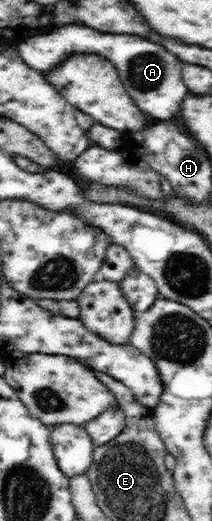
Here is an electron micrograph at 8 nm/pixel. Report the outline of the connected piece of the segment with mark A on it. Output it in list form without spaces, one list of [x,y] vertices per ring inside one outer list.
[[[74,23],[55,27],[47,34],[29,37],[17,44],[17,50],[23,62],[43,76],[67,60],[73,52],[95,53],[109,59],[120,74],[121,82],[125,82],[125,90],[132,96],[133,102],[153,119],[168,119],[174,112],[179,112],[188,92],[181,76],[181,60],[159,44],[139,36],[103,34],[87,25]]]

